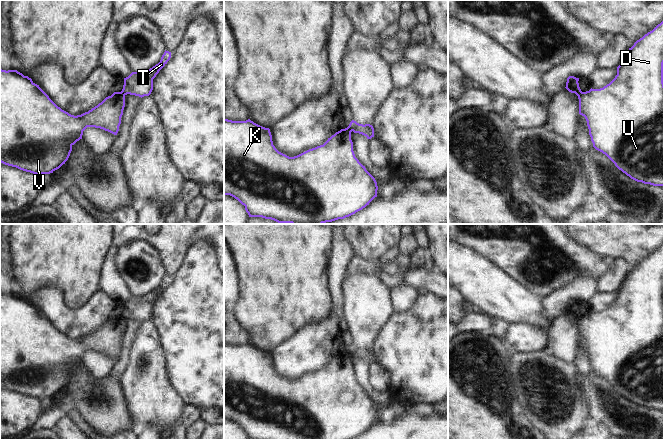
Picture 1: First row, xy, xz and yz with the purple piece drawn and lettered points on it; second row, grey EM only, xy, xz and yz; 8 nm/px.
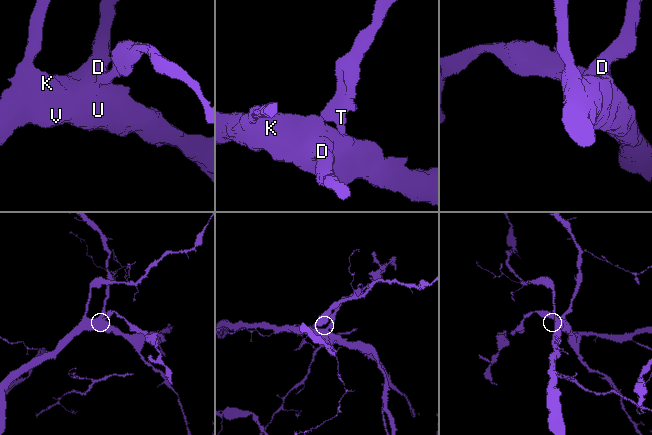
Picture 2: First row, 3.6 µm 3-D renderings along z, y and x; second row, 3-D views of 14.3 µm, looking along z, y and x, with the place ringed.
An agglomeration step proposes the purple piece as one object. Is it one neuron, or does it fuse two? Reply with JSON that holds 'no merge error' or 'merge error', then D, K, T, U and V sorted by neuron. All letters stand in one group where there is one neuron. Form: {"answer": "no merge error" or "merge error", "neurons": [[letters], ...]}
{"answer": "merge error", "neurons": [["D", "K", "U", "V"], ["T"]]}

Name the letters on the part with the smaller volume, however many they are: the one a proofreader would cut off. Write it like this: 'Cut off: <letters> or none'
Cut off: T

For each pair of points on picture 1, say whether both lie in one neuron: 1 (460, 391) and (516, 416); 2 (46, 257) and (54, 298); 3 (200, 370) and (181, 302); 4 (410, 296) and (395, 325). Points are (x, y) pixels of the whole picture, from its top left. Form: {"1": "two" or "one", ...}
{"1": "one", "2": "two", "3": "one", "4": "two"}

